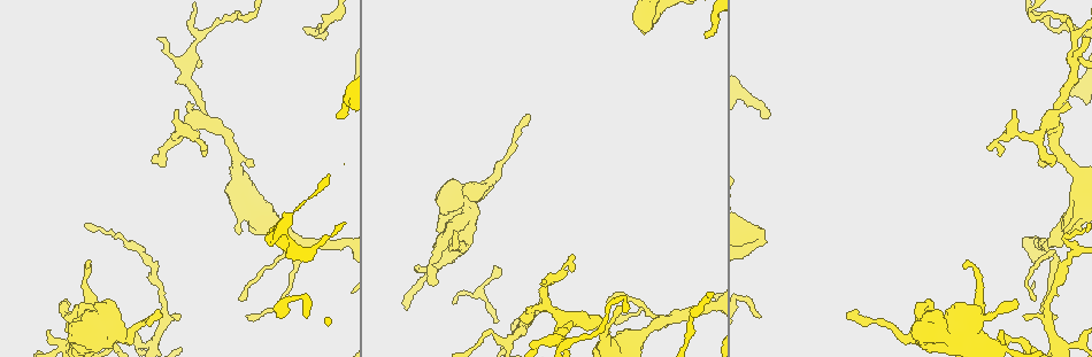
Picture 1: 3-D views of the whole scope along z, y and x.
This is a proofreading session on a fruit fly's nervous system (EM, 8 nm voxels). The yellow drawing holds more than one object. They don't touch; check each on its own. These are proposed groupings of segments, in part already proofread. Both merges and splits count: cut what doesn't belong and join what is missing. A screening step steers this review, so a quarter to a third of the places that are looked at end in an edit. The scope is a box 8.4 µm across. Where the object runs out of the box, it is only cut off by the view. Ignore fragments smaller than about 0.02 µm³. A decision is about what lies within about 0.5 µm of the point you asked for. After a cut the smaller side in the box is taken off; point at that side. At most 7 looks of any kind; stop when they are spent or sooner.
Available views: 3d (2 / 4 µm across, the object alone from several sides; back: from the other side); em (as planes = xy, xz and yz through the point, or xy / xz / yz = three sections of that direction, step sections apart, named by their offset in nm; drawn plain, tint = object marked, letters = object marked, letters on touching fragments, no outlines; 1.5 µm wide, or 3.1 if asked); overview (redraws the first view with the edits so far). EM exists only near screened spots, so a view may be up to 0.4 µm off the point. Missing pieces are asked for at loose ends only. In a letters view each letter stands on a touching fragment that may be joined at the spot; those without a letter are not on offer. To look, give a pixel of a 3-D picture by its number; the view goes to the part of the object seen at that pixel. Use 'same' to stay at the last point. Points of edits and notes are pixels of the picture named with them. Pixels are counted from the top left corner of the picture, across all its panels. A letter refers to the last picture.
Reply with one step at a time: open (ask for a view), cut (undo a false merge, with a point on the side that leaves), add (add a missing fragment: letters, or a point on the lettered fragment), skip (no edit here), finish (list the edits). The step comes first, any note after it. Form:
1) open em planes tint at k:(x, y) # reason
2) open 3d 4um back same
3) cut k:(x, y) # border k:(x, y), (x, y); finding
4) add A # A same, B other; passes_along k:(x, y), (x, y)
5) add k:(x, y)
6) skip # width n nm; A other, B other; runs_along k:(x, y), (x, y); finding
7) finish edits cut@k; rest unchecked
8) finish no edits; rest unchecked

open em yz step 4 tint at 1:(848, 313) # branch stops here

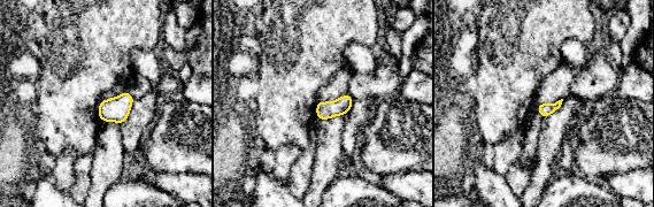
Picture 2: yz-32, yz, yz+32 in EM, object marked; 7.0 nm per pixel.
open em xz step 8 letters same

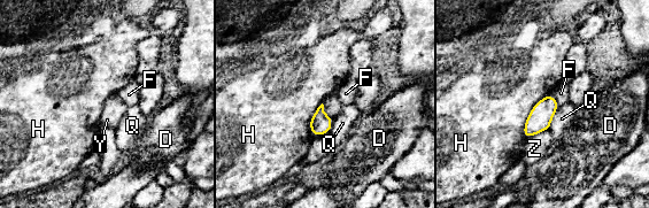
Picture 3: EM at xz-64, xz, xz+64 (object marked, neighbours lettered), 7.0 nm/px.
skip # width 150 nm; D other, F other, H other, Q other, Y other, Z other; border 3:(322, 104), (323, 110), (332, 120); none of them fits

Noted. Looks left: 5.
open 3d 2um at 1:(964, 305) # free end

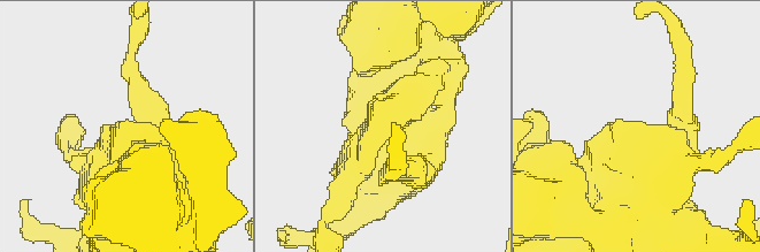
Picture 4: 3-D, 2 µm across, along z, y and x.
open em yz step 4 tint at 4:(135, 122) # need the tissue

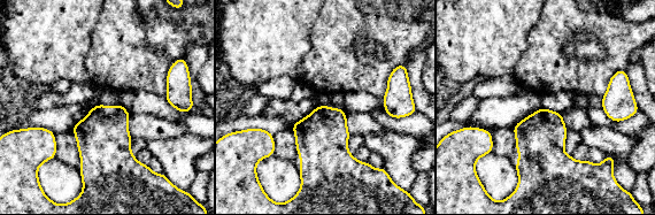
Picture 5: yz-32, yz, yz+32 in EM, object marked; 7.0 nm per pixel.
open em planes letters same

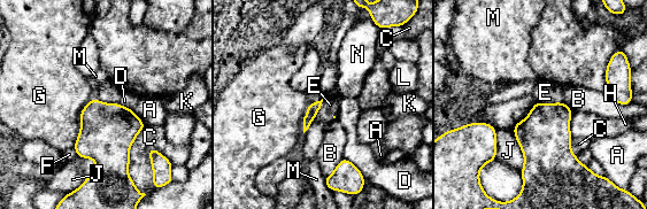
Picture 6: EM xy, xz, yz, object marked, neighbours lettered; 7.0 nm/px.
skip # A other, B other, C other, D other, E other, F other, G other, H other, J other, K other, L other, M other, N other; border 6:(324, 97), (314, 121), (303, 133); no lettered fragment goes on from it

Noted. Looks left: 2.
open em planes letters at 1:(1031, 14) # sharp bend

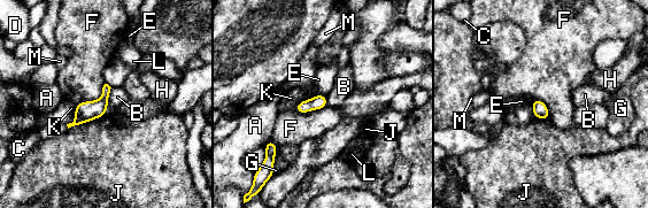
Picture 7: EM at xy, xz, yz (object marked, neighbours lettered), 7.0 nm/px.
skip # A other, B other, C other, D other, E other, F other, G other, H other, J other, K other, L other, M other; border 7:(105, 83), (98, 99), (76, 105); one cell here

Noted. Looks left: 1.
finish no edits; rest unchecked

